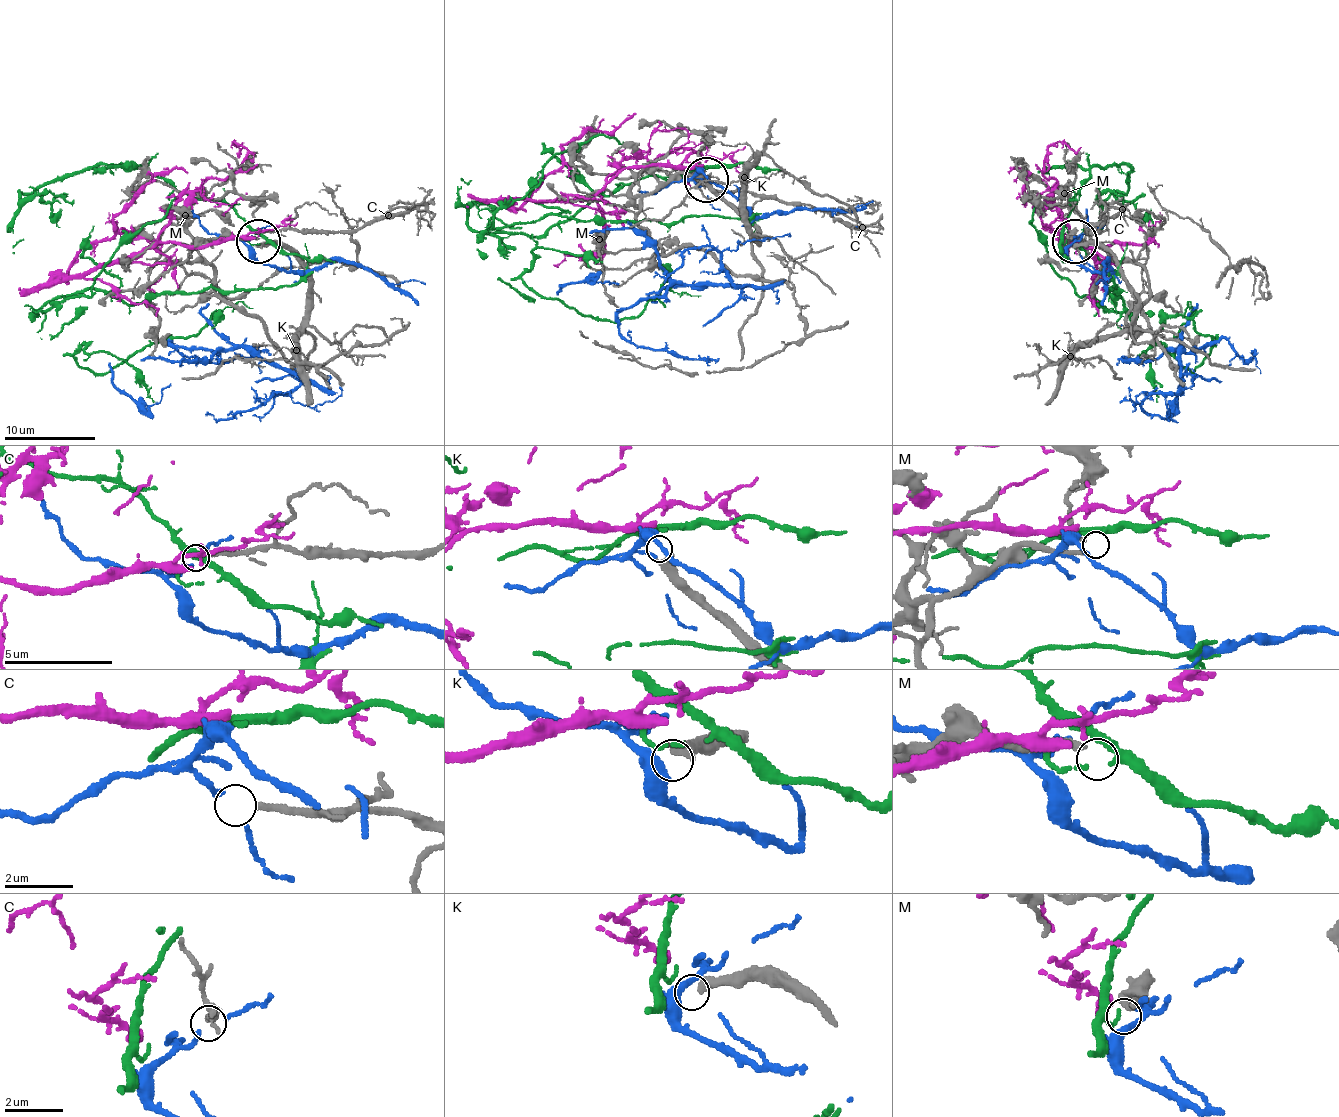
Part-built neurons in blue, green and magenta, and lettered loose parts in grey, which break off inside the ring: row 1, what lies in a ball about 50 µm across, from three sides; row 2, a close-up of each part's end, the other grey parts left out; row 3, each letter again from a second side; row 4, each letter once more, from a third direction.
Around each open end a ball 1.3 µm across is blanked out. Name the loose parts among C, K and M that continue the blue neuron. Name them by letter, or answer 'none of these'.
none of these

